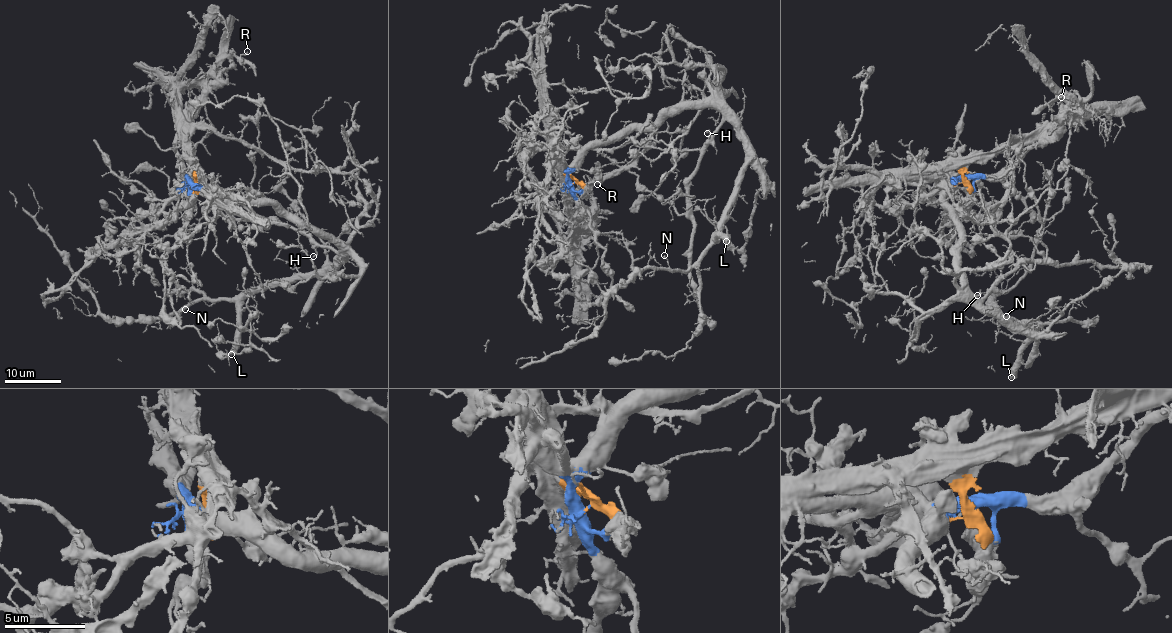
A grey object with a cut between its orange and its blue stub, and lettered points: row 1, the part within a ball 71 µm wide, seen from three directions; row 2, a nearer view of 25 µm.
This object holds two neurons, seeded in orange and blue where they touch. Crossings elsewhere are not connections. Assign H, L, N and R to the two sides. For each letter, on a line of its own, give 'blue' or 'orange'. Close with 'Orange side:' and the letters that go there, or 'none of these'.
H: blue
L: blue
N: blue
R: orange
Orange side: R

